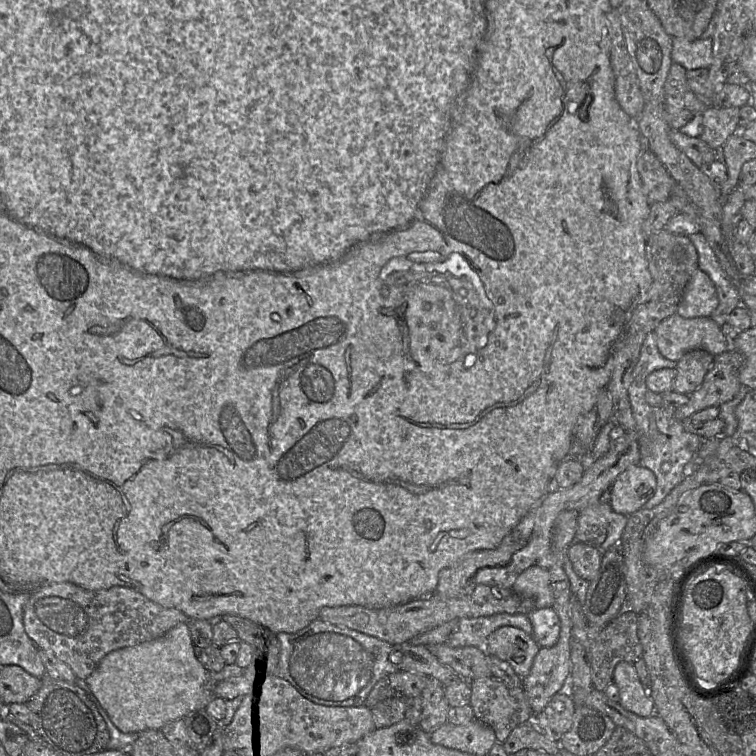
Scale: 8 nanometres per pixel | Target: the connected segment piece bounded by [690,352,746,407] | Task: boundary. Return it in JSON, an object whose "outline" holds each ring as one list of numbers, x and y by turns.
{"outline":[[726,352,715,356,705,378,707,395,702,398,690,398,690,401,704,404,706,407,719,407,731,401,742,387,740,375,745,362,746,356,739,352]]}

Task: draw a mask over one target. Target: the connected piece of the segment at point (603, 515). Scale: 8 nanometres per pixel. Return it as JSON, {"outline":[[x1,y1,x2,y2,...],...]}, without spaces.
{"outline":[[610,502,597,503,581,511,574,541,602,549,623,549,622,541,629,518,616,512]]}

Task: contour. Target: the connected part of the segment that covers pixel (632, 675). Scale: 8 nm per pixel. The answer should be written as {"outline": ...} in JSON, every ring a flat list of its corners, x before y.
{"outline":[[619,662,615,667,613,681,619,687,619,702,625,709,641,717,655,714,653,699,640,681,633,663]]}

